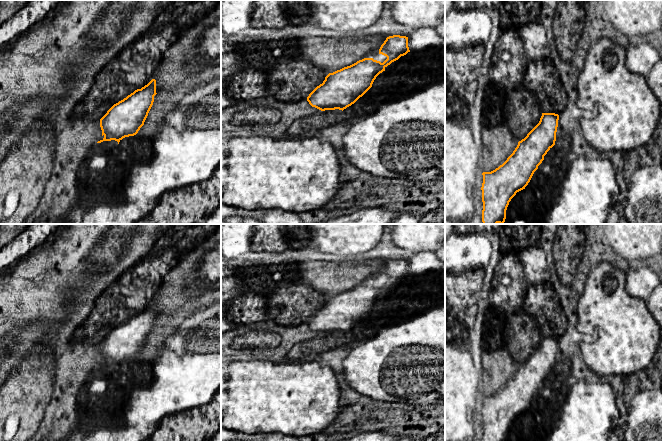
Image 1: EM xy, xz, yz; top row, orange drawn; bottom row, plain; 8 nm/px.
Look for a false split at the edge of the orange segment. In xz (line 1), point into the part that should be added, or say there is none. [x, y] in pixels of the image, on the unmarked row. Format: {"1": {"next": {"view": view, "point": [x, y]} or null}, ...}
{"1": {"next": null}}

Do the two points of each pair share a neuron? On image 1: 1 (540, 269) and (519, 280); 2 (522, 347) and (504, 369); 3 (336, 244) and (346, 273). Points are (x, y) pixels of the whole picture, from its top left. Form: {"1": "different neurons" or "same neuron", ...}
{"1": "different neurons", "2": "different neurons", "3": "different neurons"}

